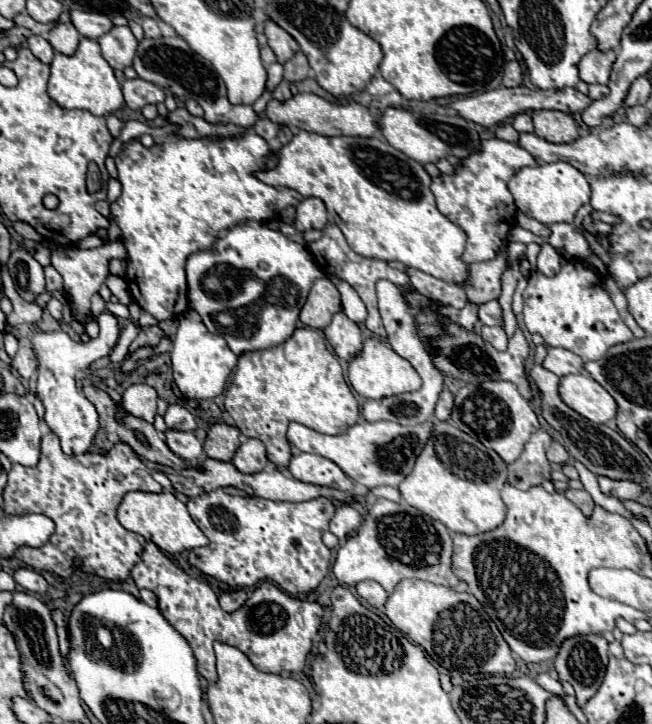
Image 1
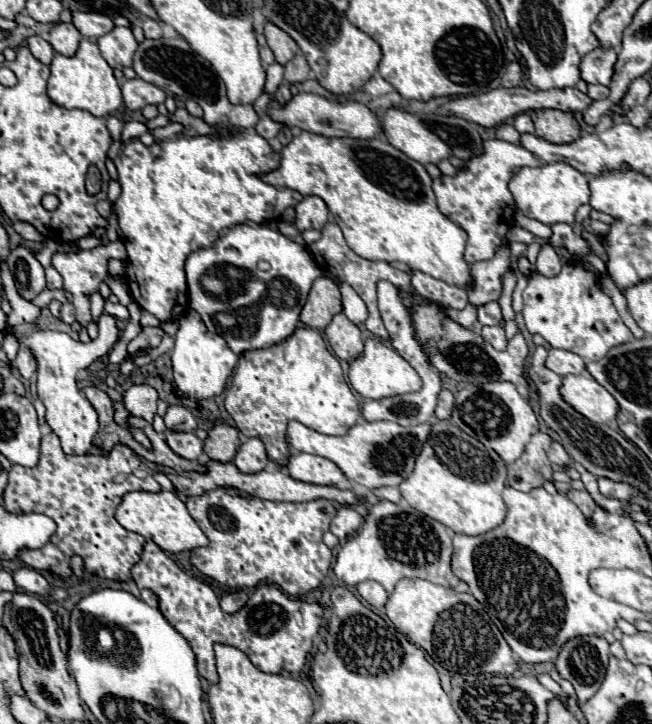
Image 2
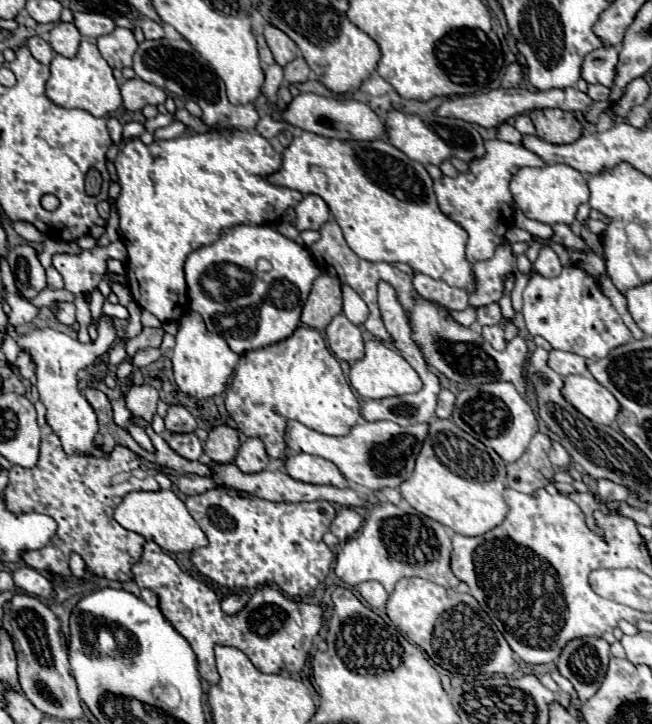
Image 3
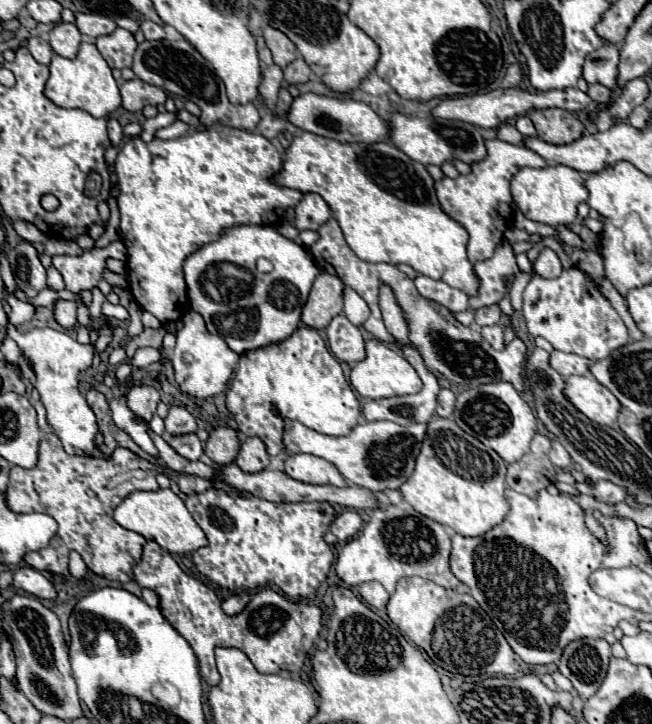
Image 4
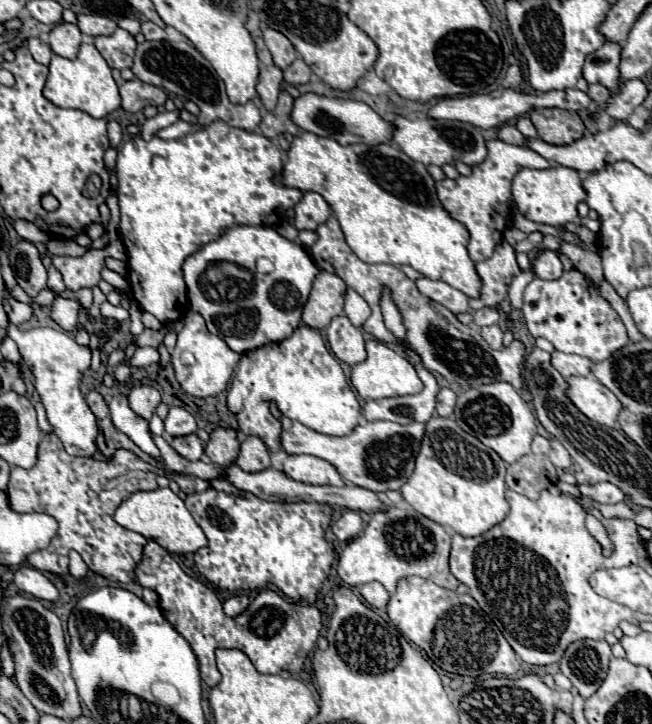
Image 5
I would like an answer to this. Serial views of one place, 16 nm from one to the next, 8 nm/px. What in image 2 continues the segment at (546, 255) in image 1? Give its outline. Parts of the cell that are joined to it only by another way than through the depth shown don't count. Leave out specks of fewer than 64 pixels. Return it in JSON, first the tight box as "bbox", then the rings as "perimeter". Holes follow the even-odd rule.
{"bbox":[536,242,562,276],"perimeter":[[[544,242],[544,244],[542,244],[542,250],[540,250],[540,254],[538,254],[536,270],[538,270],[540,274],[544,274],[544,276],[556,276],[556,274],[560,272],[560,268],[562,268],[560,256],[556,254],[556,250],[554,250],[548,242]]]}

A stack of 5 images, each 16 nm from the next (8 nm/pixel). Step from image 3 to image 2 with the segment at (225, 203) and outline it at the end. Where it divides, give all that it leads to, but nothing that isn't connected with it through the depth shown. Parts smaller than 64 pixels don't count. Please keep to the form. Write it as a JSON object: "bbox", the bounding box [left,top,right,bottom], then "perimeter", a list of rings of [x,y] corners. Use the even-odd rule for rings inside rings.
{"bbox":[112,130,302,320],"perimeter":[[[244,130],[232,136],[200,136],[186,138],[180,136],[172,142],[160,142],[152,146],[156,152],[146,148],[140,140],[130,140],[124,144],[122,152],[114,158],[118,168],[118,182],[122,184],[120,198],[112,204],[112,212],[118,218],[122,230],[122,242],[128,250],[126,282],[132,298],[144,310],[148,310],[158,320],[178,320],[188,310],[186,296],[186,258],[216,242],[218,234],[240,222],[270,222],[278,220],[288,206],[296,206],[302,194],[290,188],[274,188],[264,184],[256,174],[270,172],[278,166],[280,156],[270,148],[270,144],[258,136],[254,130]]]}

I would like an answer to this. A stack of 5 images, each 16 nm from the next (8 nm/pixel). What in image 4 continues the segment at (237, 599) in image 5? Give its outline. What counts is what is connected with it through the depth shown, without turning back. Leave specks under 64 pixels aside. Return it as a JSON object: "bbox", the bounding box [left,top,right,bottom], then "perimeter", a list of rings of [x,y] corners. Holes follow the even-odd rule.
{"bbox":[222,592,250,616],"perimeter":[[[246,592],[232,594],[232,596],[228,596],[228,598],[222,602],[222,610],[224,610],[228,616],[234,616],[234,614],[238,614],[238,612],[244,610],[244,606],[248,604],[248,600],[250,600],[250,596],[248,596]]]}

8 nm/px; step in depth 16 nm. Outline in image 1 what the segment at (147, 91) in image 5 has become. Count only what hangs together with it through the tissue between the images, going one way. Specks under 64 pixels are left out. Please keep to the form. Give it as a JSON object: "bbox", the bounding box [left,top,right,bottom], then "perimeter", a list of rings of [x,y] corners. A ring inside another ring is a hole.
{"bbox":[122,78,164,108],"perimeter":[[[134,78],[134,80],[126,80],[122,84],[122,92],[124,92],[124,100],[130,108],[144,108],[146,104],[158,104],[164,102],[164,90],[148,80],[142,78]]]}

